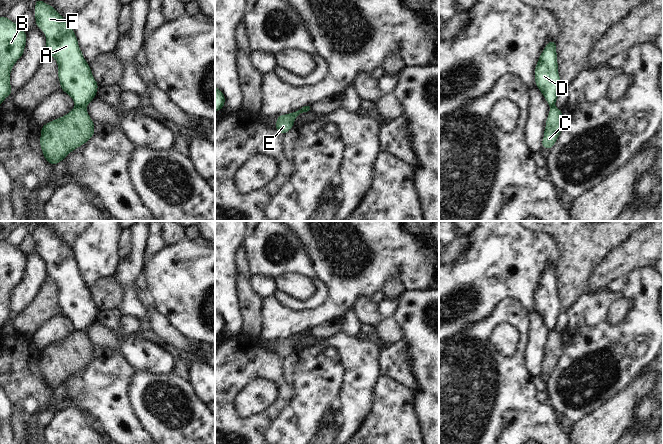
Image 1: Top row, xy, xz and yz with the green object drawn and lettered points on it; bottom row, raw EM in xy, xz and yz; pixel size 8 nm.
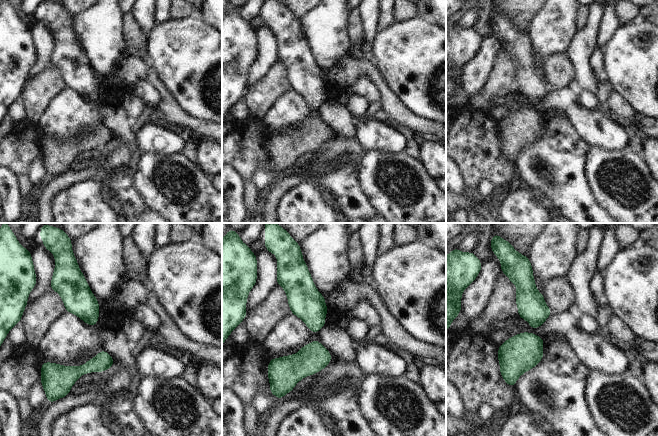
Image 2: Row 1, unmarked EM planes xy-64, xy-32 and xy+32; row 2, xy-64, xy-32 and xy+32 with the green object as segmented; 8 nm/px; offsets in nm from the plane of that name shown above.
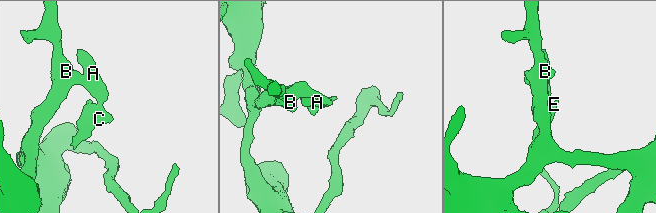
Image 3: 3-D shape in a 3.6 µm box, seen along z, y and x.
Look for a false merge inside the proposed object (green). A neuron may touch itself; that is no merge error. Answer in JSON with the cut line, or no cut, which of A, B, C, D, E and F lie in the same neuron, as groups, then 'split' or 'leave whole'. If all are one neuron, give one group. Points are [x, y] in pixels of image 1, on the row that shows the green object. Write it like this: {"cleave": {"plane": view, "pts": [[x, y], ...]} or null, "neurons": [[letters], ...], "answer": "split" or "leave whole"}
{"cleave": {"plane": "xy", "pts": [[76, 106], [83, 106], [85, 108]]}, "neurons": [["A", "B", "D", "F"], ["C", "E"]], "answer": "split"}

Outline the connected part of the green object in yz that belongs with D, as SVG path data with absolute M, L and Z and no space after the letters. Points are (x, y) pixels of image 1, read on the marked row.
M550 40L539 56L535 67L535 83L550 107L553 107L562 89L558 74L556 43Z

